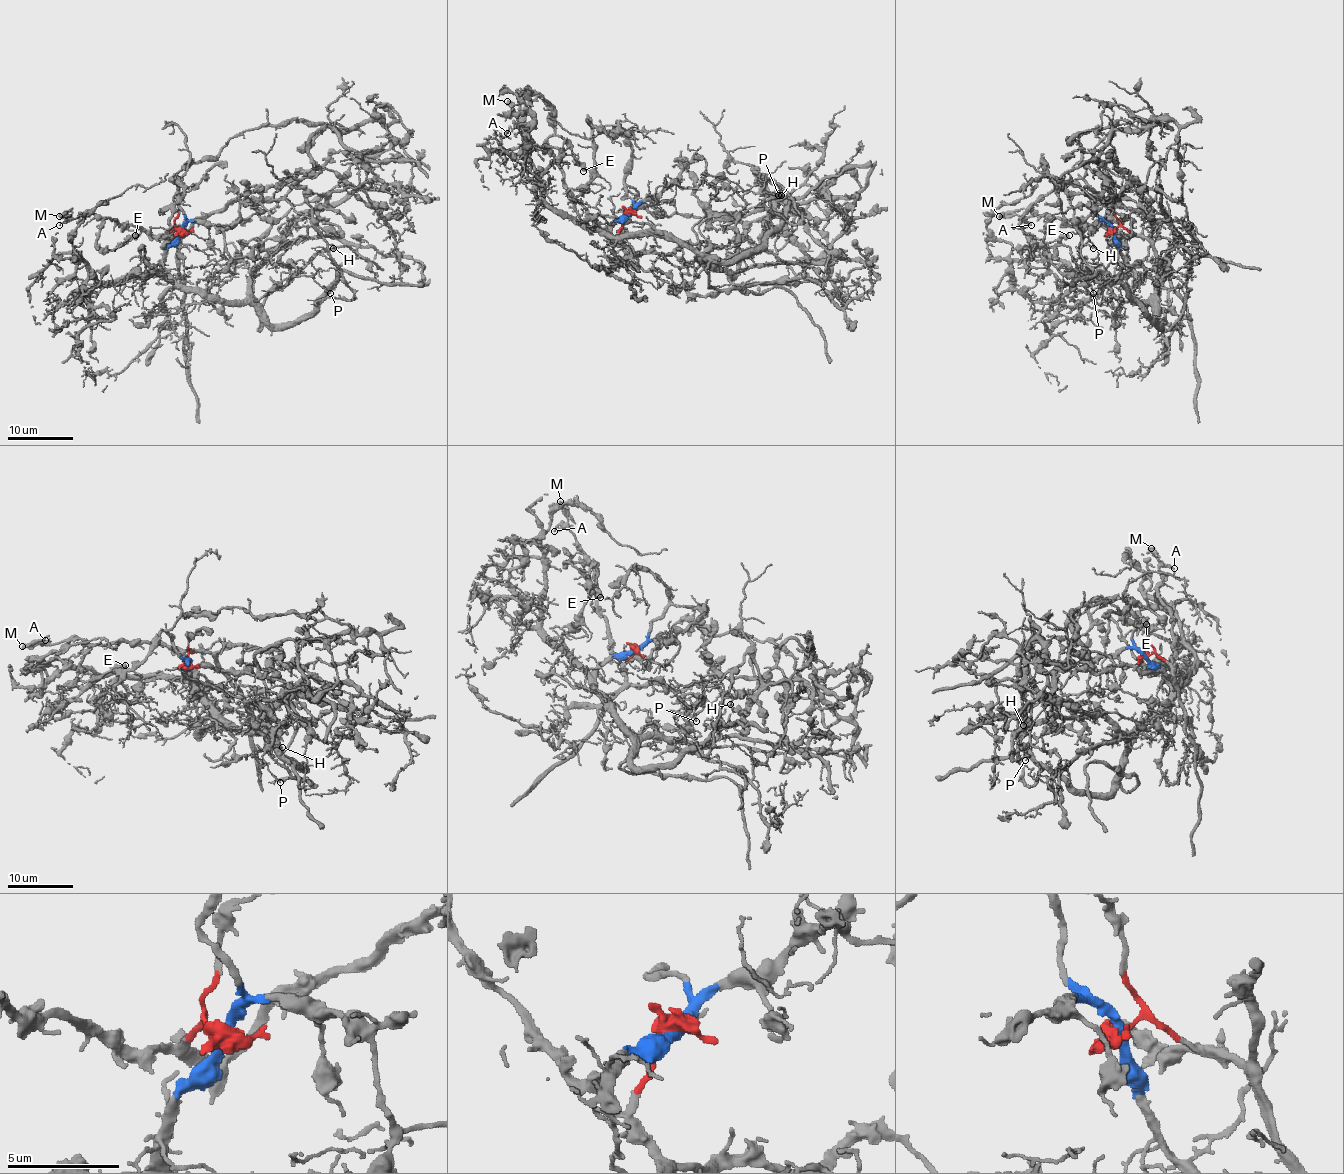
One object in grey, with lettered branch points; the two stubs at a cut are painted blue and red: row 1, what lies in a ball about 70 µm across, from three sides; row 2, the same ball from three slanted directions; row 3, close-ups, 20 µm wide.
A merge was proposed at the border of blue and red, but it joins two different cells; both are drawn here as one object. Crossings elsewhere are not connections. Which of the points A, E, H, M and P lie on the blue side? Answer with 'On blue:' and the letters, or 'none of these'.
On blue: H, P

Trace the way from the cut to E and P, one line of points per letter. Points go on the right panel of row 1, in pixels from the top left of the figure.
E: (1113, 231), (1123, 226), (1134, 234), (1056, 218), (1035, 250), (1069, 236)
P: (1113, 231), (1134, 272), (1138, 300), (1154, 291), (1162, 267), (1111, 264), (1089, 275), (1093, 293)

